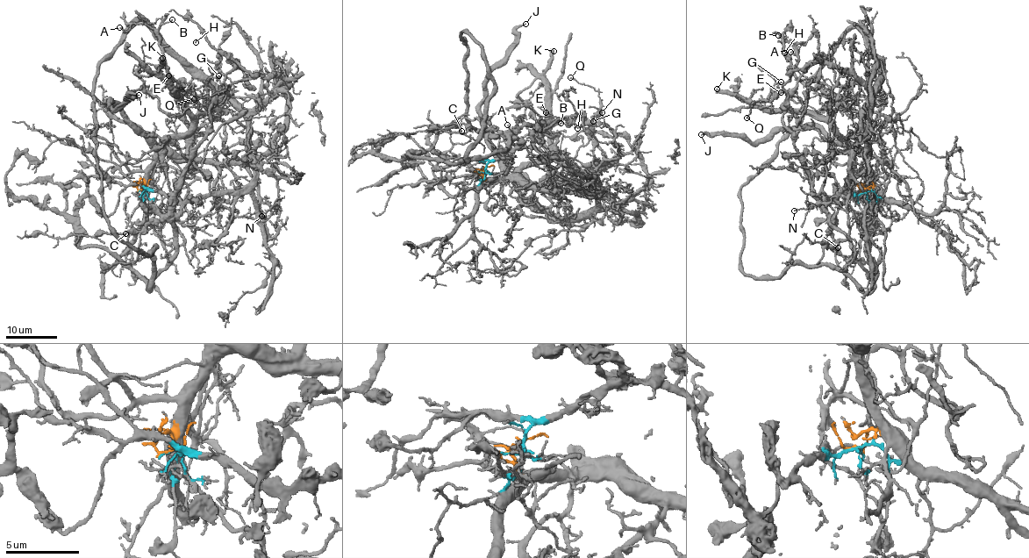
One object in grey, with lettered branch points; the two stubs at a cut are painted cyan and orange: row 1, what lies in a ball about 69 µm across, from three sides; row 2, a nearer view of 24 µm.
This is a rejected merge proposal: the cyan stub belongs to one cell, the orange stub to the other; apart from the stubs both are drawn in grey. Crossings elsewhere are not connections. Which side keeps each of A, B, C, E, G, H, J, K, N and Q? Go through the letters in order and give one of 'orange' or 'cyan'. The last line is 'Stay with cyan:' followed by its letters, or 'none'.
A: orange
B: orange
C: cyan
E: orange
G: cyan
H: cyan
J: orange
K: orange
N: cyan
Q: cyan
Stay with cyan: C, G, H, N, Q

